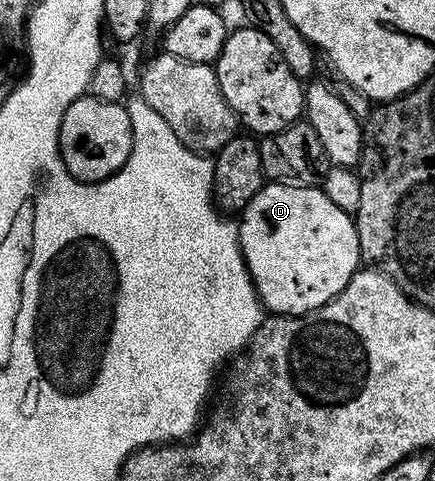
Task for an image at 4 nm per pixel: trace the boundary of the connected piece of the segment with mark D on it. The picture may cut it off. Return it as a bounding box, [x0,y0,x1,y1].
[238,181,362,316]

